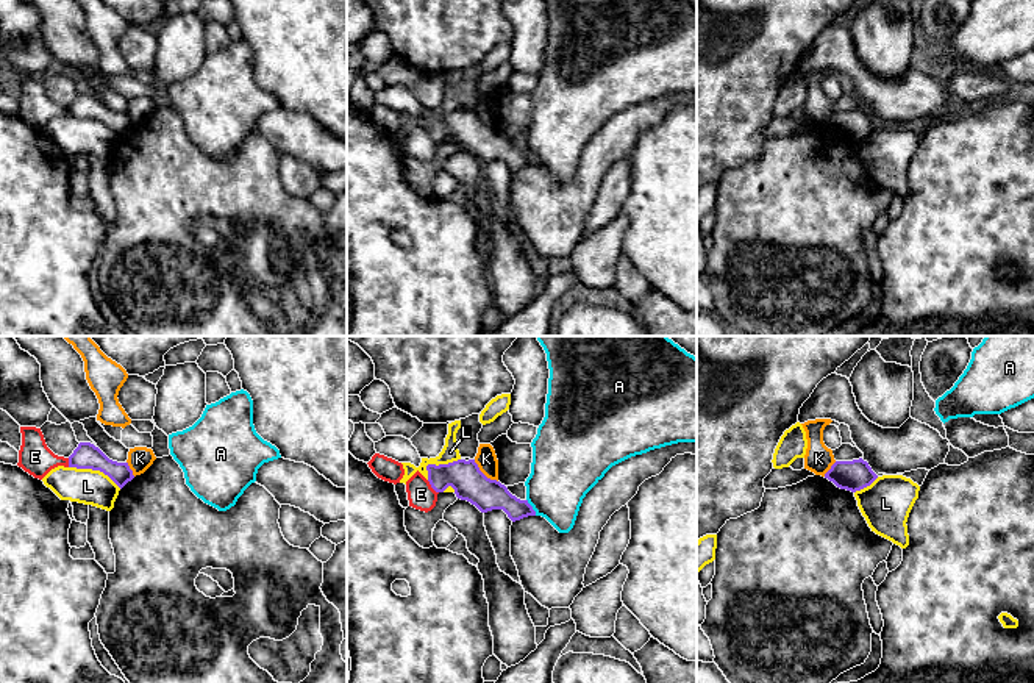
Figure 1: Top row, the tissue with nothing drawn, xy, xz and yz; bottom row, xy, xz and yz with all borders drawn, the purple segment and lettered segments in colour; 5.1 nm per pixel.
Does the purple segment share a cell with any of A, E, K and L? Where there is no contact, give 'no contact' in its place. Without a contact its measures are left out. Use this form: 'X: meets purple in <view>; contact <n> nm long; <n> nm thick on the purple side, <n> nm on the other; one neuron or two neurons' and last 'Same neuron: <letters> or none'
A: meets purple in xz; contact 100 nm long; 170 nm thick on the purple side, 340 nm on the other; two neurons
E: meets purple in xz; contact 90 nm long; 170 nm thick on the purple side, 140 nm on the other; two neurons
K: meets purple in xz; contact 170 nm long; 170 nm thick on the purple side, 110 nm on the other; two neurons
L: meets purple in xy; contact 300 nm long; 140 nm thick on the purple side, 180 nm on the other; two neurons
Same neuron: none

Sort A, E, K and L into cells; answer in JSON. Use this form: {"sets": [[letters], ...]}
{"sets": [["A"], ["E"], ["K"], ["L"]]}

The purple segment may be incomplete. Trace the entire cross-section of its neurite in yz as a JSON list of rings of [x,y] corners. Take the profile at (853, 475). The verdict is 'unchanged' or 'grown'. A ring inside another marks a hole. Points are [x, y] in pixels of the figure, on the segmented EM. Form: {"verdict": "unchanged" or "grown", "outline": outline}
{"verdict": "unchanged", "outline": [[[859,458],[853,461],[836,461],[825,474],[825,478],[840,489],[856,492],[870,486],[878,475],[872,470],[867,461]]]}

